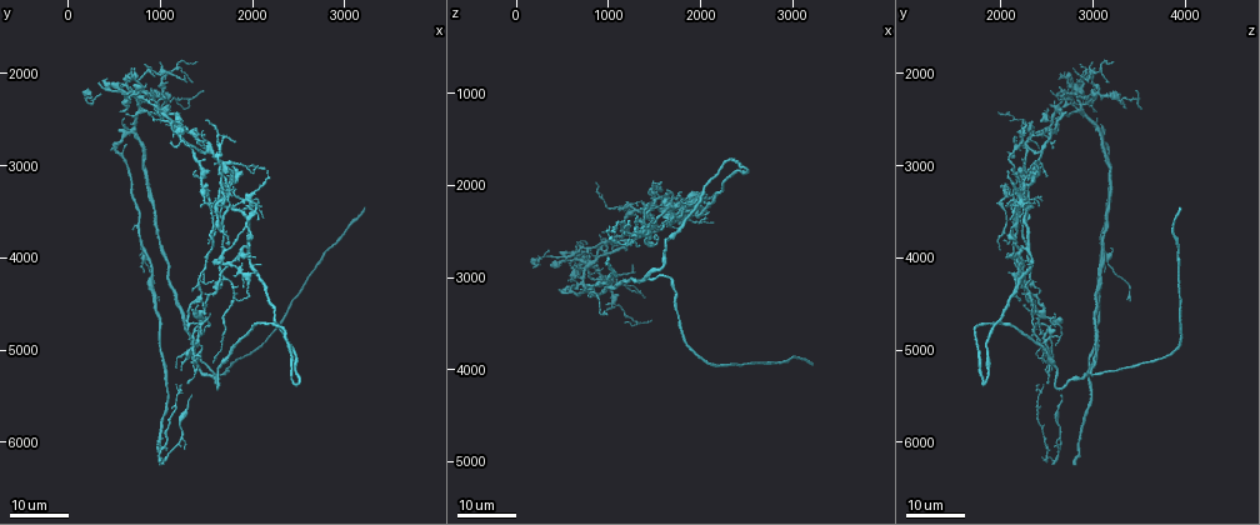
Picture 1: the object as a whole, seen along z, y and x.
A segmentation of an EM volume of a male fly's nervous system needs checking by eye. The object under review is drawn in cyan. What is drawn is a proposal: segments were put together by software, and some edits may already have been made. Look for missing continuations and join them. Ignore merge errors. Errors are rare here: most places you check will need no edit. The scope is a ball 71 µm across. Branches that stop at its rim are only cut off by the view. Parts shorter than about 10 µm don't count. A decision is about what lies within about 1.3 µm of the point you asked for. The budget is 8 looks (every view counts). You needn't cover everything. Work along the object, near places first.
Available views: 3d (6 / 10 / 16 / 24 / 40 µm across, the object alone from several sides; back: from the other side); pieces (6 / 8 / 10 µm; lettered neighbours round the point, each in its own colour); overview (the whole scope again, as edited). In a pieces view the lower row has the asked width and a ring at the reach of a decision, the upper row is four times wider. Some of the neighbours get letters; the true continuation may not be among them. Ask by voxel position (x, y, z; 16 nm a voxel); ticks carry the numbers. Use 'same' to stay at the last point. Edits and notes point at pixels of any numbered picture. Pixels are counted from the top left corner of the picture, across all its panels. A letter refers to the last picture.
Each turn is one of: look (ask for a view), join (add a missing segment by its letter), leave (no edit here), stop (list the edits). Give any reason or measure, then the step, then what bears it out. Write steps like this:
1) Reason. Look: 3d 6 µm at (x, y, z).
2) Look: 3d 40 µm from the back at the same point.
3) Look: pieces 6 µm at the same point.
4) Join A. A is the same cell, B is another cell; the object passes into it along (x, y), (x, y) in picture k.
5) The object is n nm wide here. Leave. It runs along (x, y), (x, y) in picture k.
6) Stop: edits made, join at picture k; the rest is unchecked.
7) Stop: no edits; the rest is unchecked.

An open end. Look: 3d 16 µm at (2100, 3050, 2400).

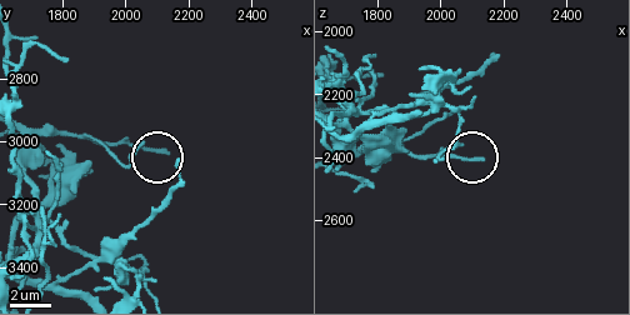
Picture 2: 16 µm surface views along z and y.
Look: pieces 8 µm at (2130, 3030, 2410).

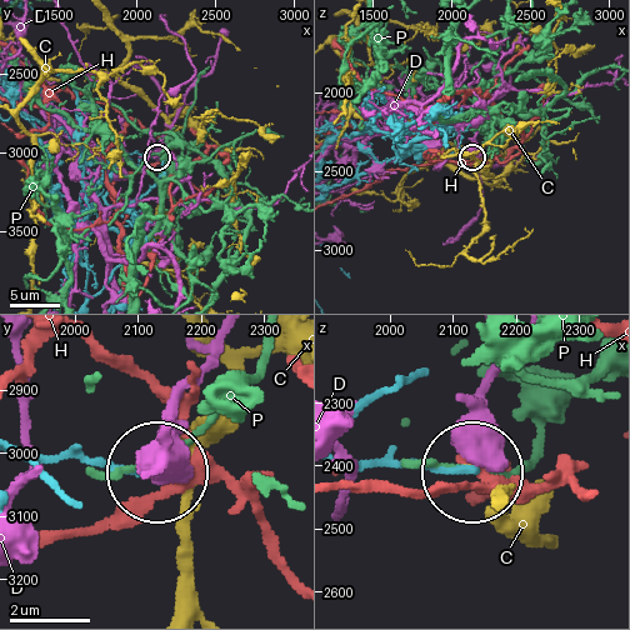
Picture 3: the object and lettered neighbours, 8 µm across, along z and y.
Leave. C, D, H and P are other cells; no lettered segment goes on from it.

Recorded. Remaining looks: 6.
Thin end. Look: 3d 24 µm at (1500, 2500, 2200).

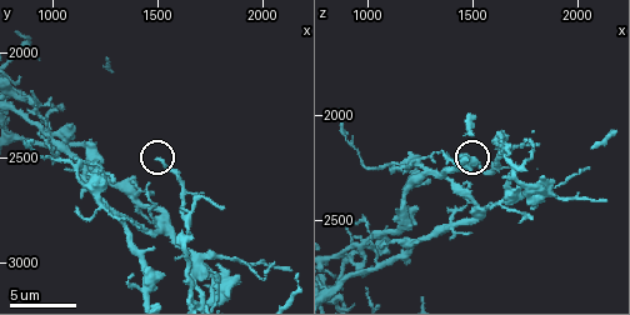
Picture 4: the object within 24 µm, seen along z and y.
What lies round it. Look: pieces 6 µm at the same point.

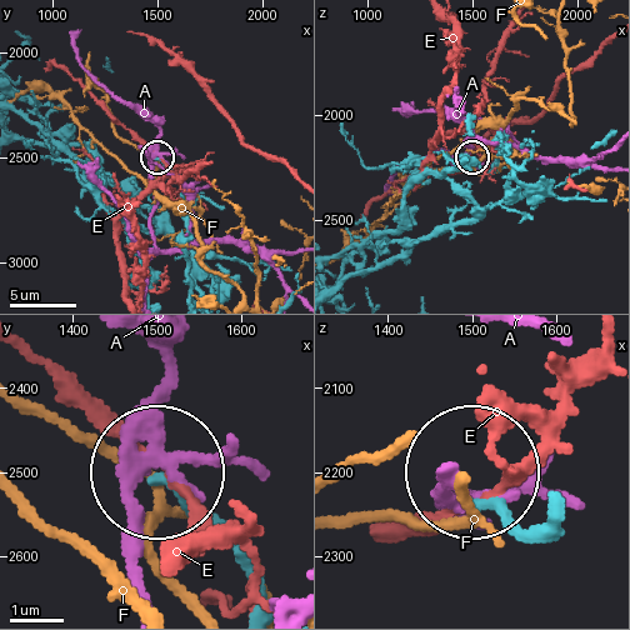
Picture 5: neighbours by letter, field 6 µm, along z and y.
Leave. A, E and F are other cells; no lettered segment goes on from it.

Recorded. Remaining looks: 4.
Branch stops here. Look: 3d 16 µm at (1000, 4500, 3400).

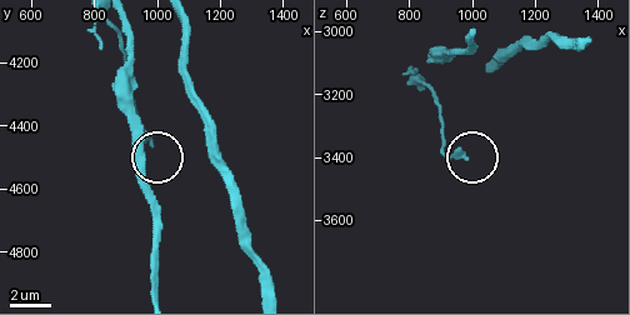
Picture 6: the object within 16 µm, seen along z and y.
Zoom in. Look: 3d 6 µm at (980, 4460, 3410).

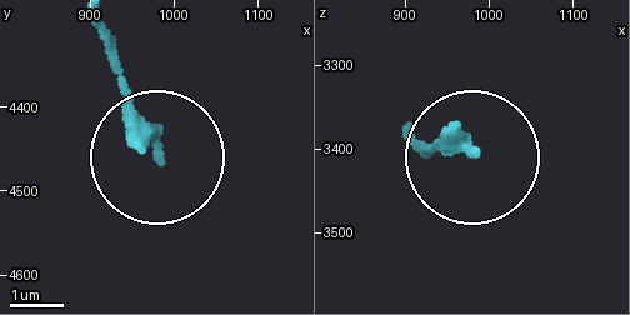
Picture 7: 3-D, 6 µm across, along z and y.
Look: pieces 10 µm at (980, 4460, 3400).

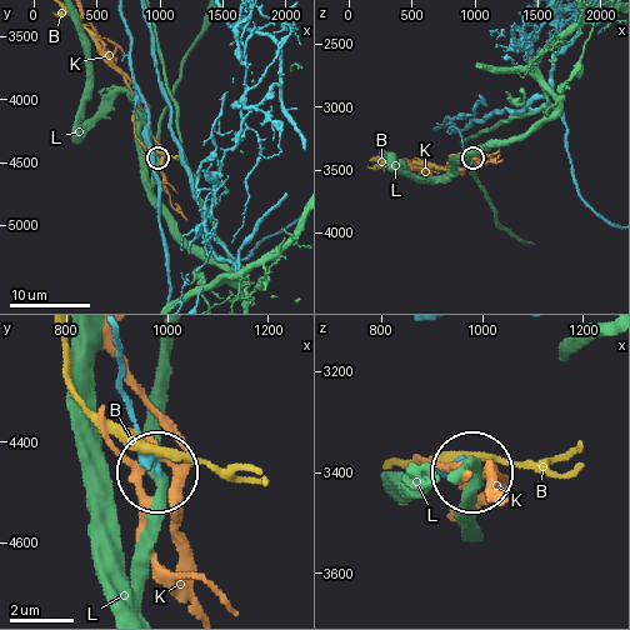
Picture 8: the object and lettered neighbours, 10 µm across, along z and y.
The object is 250 nm wide here. Leave. B, K and L are other cells; none of them fits.

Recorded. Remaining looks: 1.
Stop: no edits; the rest is unchecked.

